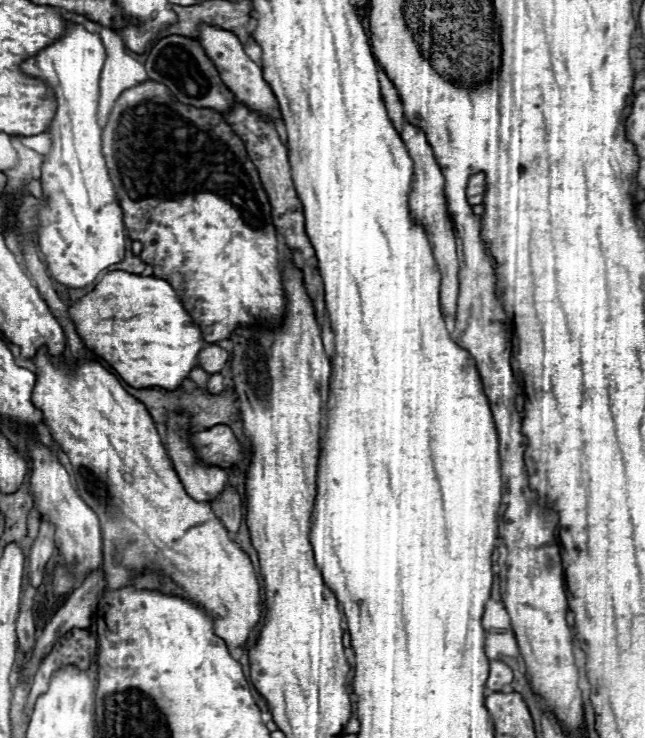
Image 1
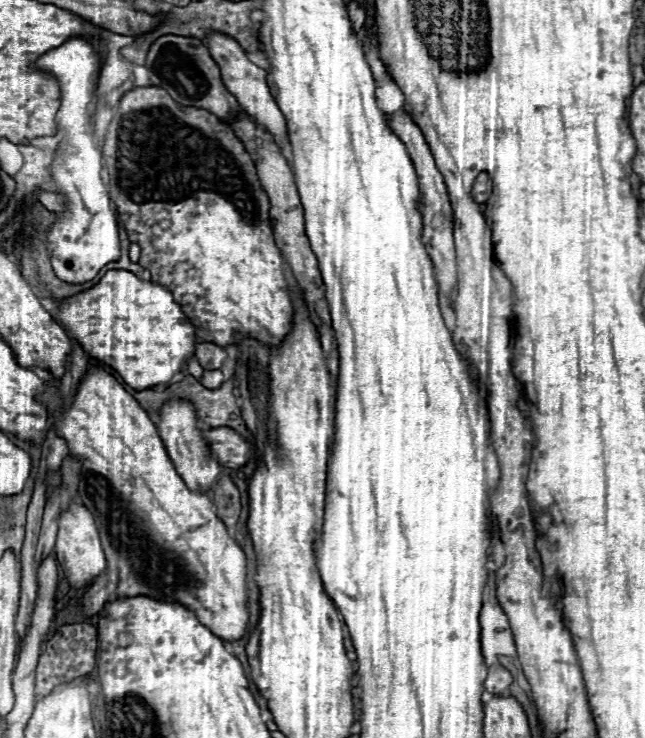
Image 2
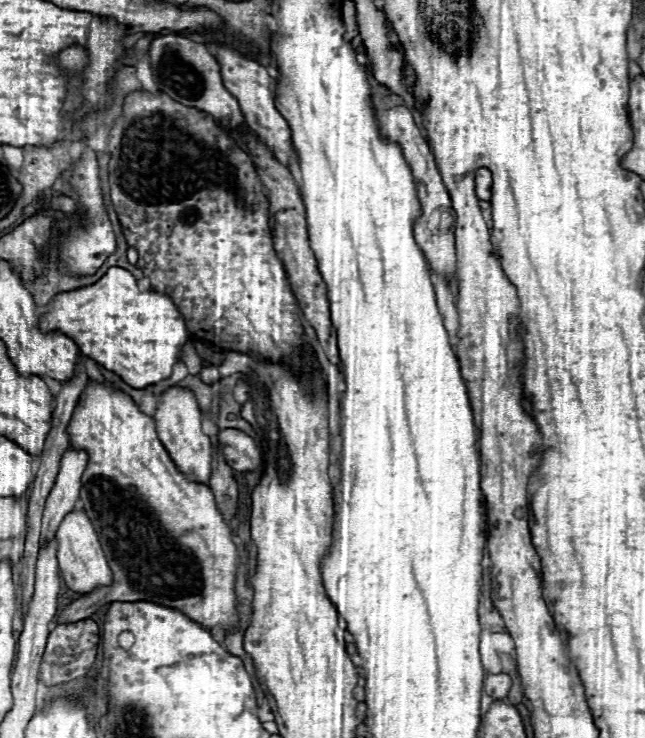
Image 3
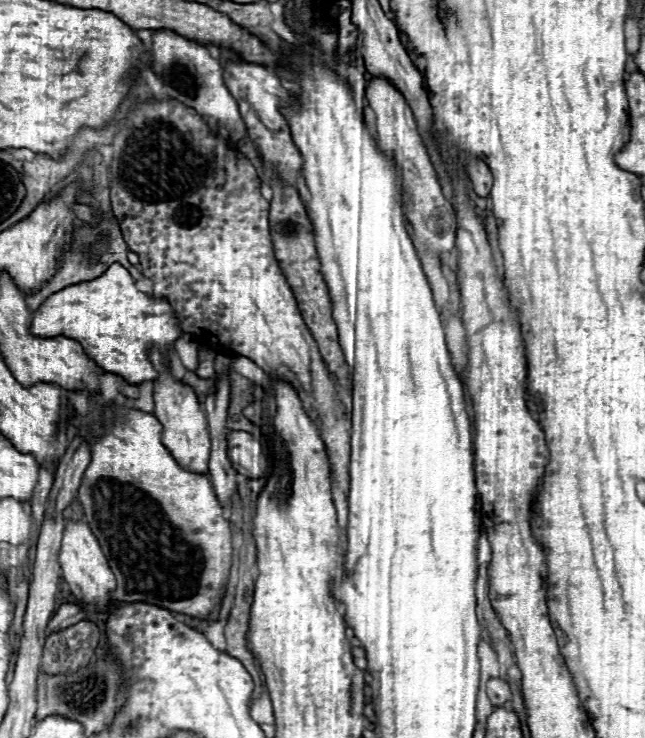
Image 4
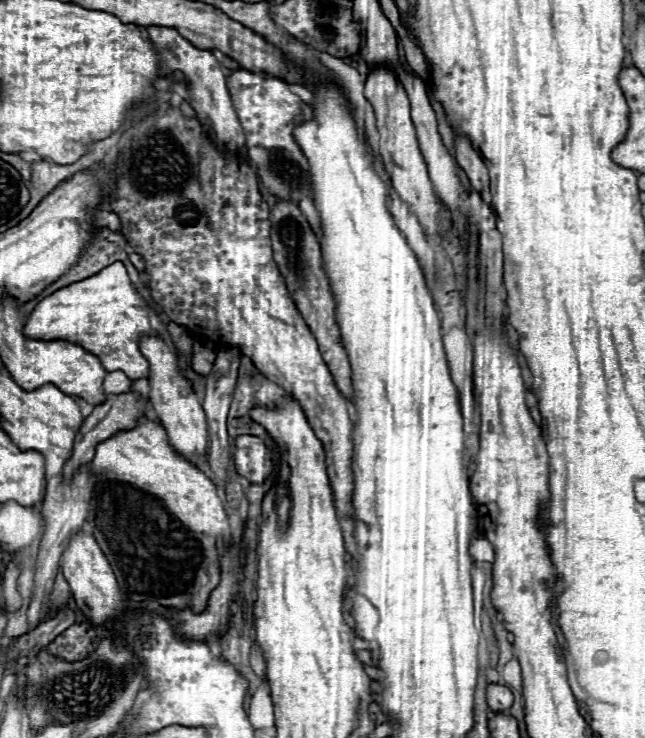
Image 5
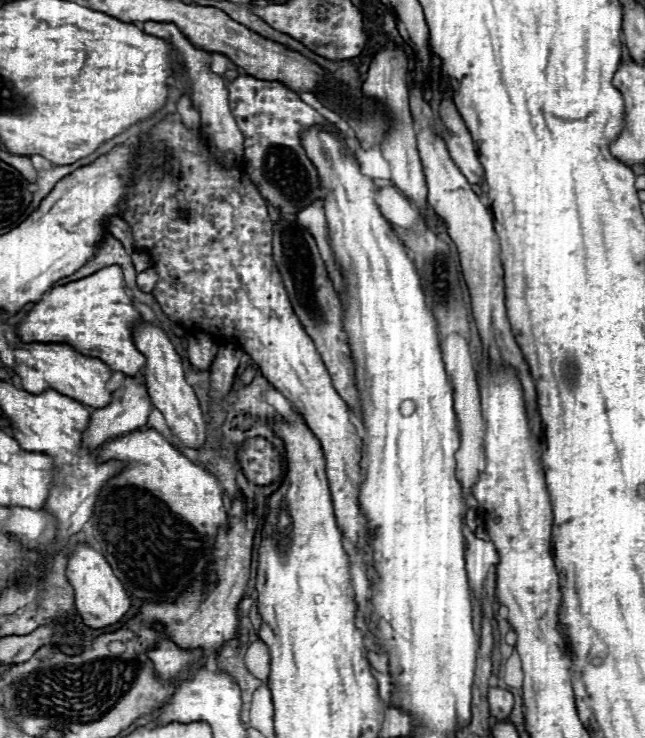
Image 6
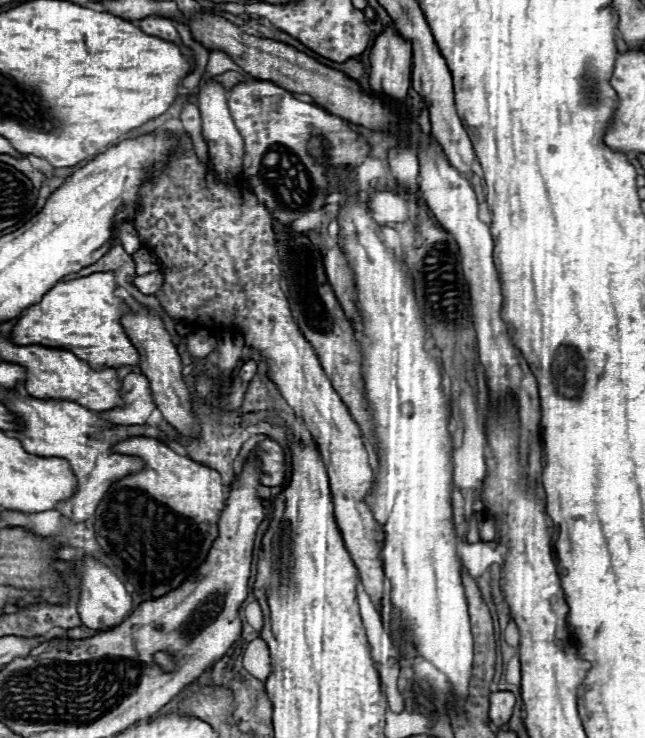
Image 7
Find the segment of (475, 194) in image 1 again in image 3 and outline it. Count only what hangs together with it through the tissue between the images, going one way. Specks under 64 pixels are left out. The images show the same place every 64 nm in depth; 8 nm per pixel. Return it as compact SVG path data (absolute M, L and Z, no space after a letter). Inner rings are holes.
M480 168L476 172L476 196L480 200L490 200L490 190L492 190L492 174L486 168Z

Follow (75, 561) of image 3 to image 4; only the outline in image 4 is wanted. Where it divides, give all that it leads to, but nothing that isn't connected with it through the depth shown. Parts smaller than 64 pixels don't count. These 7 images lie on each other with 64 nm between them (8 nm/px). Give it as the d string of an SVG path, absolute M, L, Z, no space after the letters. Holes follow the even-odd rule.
M68 520L66 522L58 560L62 566L62 578L70 586L70 590L78 598L78 602L94 604L96 608L104 608L110 604L108 596L110 596L112 588L116 588L116 580L114 580L114 574L108 566L106 556L100 550L96 536L92 534L90 526L84 520Z

